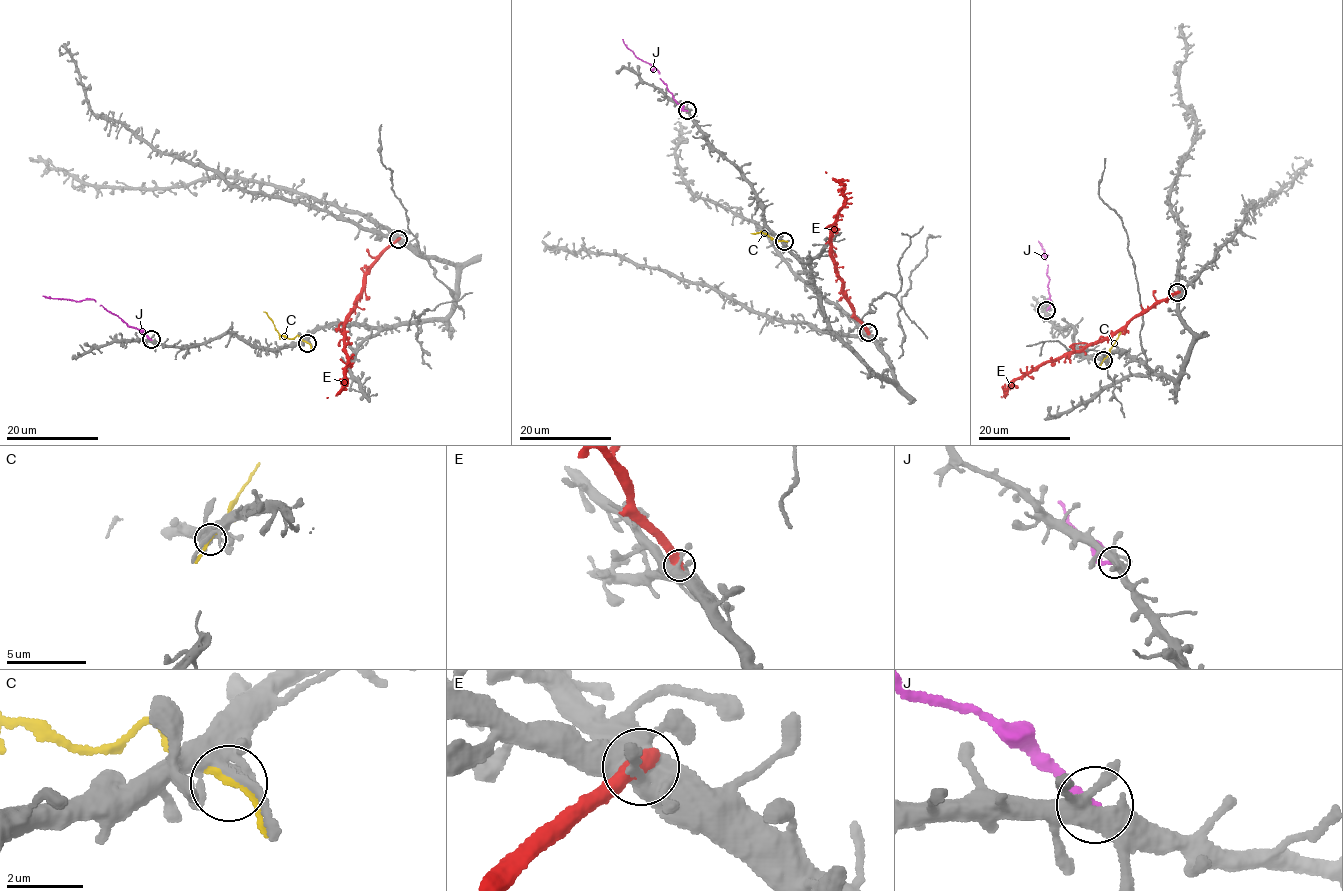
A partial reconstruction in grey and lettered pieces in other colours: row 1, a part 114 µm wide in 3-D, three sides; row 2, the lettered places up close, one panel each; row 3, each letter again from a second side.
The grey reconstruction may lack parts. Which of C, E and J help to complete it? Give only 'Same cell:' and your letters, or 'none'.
Same cell: none

